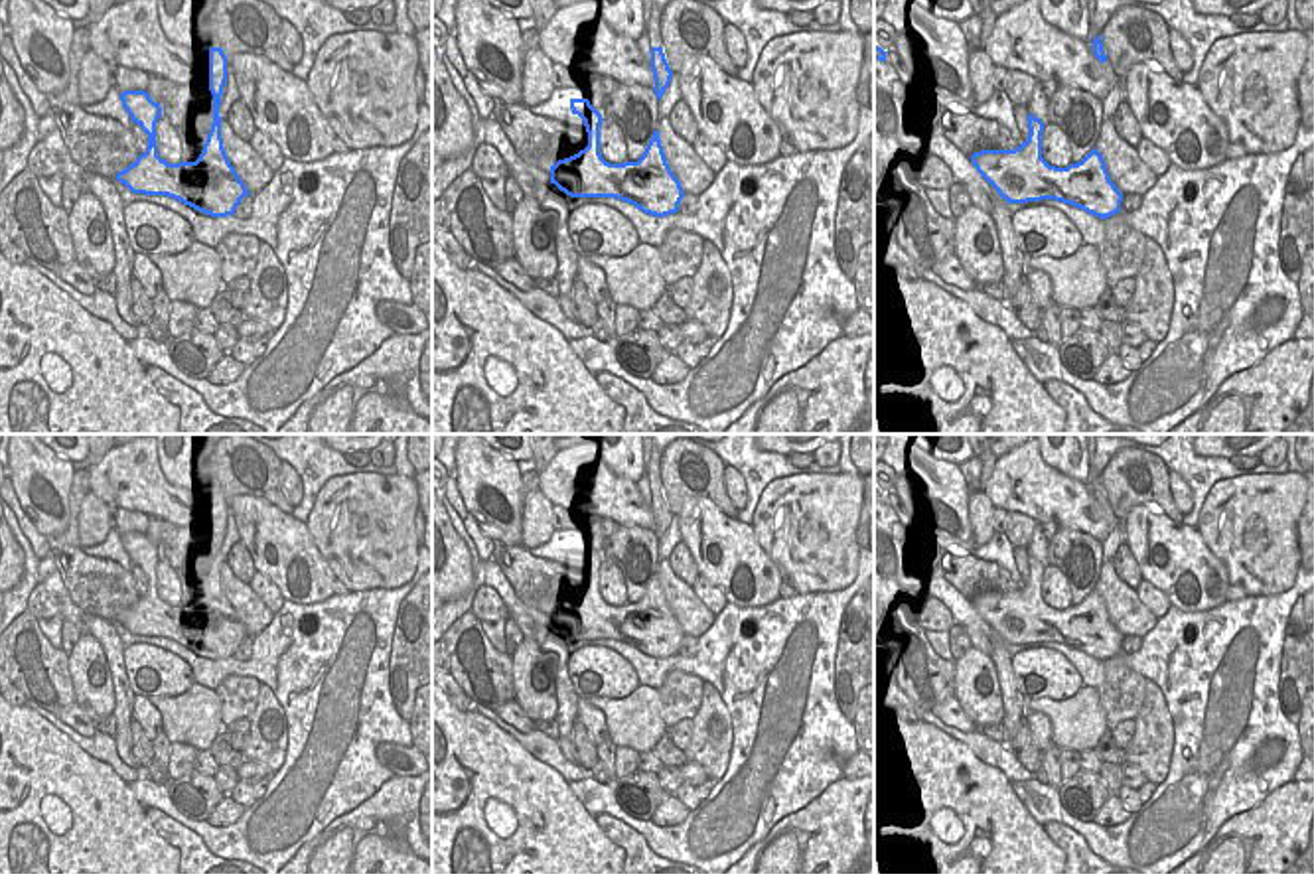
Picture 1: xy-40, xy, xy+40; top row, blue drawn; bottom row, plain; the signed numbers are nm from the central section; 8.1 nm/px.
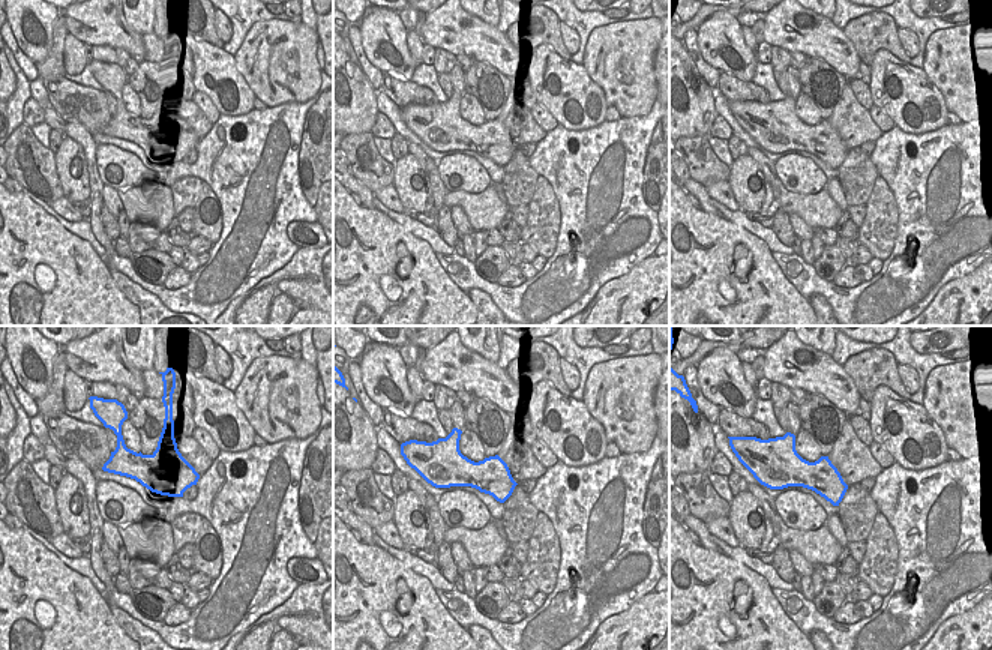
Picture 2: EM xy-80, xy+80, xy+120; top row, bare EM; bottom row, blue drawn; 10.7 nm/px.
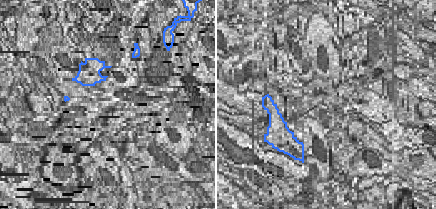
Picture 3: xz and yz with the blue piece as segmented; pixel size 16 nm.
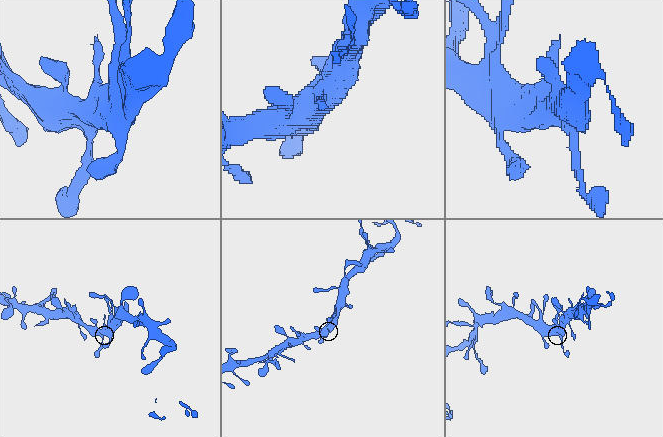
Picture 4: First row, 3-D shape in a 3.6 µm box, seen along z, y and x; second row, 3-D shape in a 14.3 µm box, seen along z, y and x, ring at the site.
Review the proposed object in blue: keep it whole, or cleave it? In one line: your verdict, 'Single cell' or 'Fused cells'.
Single cell

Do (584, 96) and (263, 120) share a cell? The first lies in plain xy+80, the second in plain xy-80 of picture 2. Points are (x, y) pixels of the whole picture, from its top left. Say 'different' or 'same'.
different

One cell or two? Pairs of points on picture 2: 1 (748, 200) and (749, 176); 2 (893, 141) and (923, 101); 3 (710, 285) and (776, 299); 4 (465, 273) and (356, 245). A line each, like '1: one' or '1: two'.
1: one
2: two
3: one
4: two

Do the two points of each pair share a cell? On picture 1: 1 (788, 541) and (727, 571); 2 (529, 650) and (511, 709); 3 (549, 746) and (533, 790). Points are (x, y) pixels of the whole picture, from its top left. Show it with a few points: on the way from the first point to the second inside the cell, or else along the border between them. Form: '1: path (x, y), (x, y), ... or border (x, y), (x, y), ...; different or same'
1: border (750, 525), (756, 543), (784, 581); different
2: border (513, 699), (533, 721); different
3: border (508, 732), (533, 756), (549, 764), (567, 784); different

